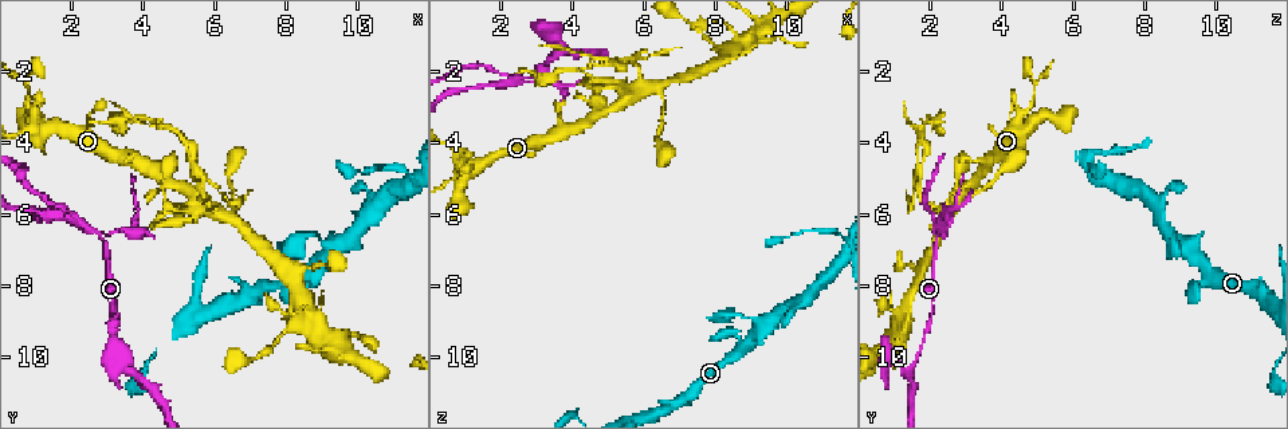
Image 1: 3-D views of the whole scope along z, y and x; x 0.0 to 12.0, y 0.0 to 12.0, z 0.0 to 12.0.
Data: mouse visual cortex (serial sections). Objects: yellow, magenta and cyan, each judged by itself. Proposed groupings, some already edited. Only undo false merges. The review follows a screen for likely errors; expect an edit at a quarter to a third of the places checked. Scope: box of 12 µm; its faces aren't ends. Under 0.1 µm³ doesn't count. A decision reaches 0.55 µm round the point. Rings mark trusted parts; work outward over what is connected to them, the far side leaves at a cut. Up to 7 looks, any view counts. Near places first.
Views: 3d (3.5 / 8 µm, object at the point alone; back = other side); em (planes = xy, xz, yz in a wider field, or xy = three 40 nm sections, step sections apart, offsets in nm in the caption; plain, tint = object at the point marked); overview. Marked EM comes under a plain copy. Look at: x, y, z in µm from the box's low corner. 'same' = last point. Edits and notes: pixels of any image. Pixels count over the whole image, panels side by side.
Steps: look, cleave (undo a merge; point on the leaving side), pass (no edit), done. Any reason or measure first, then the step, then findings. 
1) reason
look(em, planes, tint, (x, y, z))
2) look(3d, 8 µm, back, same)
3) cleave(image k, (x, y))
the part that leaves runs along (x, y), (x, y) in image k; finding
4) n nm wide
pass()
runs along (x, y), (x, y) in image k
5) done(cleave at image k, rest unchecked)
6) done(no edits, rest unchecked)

sudden change in width
look(3d, 3.5 µm, (8.6, 6.6, 8.8))

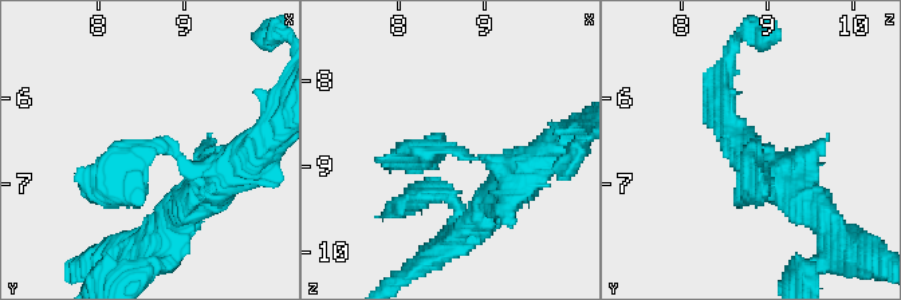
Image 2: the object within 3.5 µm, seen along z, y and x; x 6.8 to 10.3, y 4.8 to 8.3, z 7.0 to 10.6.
shape alone is not enough
look(em, planes, tint, (8.65, 6.55, 8.85))

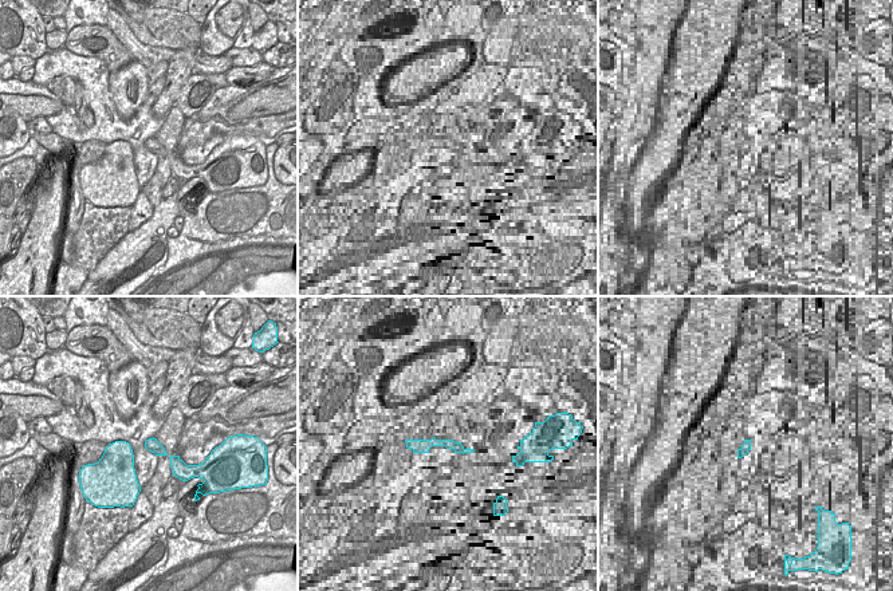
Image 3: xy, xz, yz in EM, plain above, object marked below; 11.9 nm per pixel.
pass()
runs along (148, 444), (165, 453), (181, 472) in image 3; continuous, no second cell

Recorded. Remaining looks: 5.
two arms in line, one across
look(3d, 8 µm, (8.6, 8.8, 1.3))

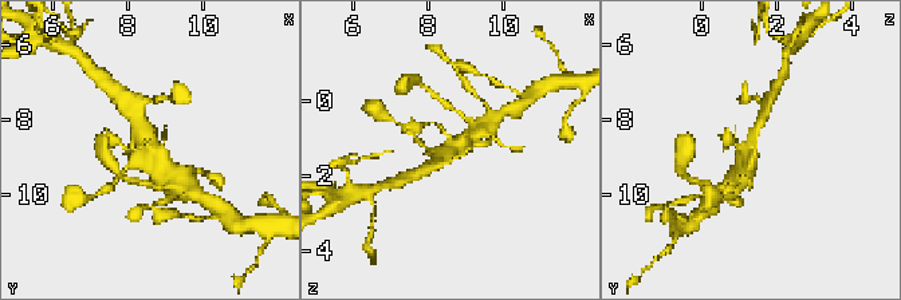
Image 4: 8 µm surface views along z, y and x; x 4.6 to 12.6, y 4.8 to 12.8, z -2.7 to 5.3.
look(3d, 3.5 µm, (8.6, 8.8, 1.2))

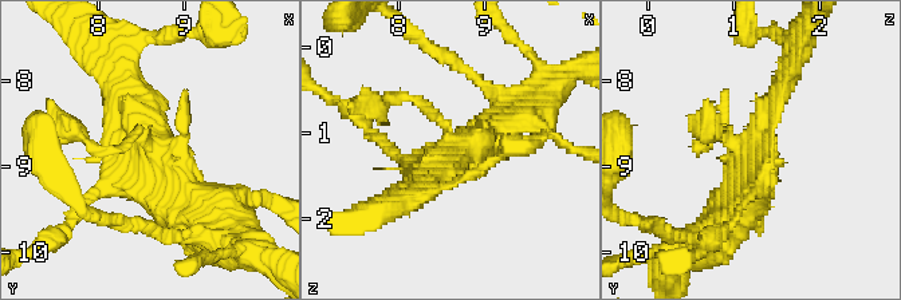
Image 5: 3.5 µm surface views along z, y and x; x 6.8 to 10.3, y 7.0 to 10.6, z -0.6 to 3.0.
pass()
runs along (122, 68), (188, 216) in image 5; all the same cell

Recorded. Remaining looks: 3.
a narrow waist
look(3d, 3.5 µm, (5.6, 5.1, 1.6))

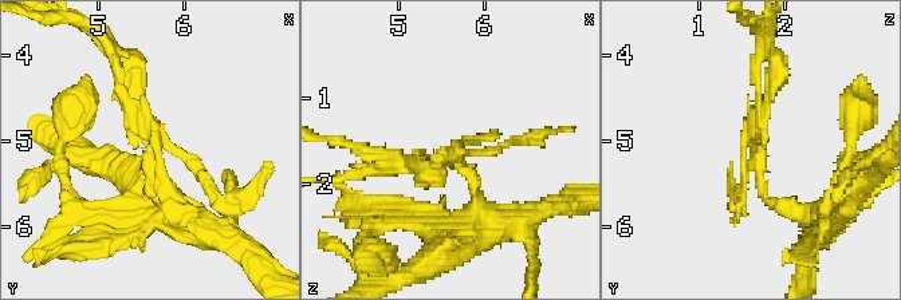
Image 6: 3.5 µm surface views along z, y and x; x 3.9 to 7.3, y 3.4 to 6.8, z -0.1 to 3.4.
shape alone is not enough
look(em, xy, step 2, tint, (5.65, 5.05, 1.70))

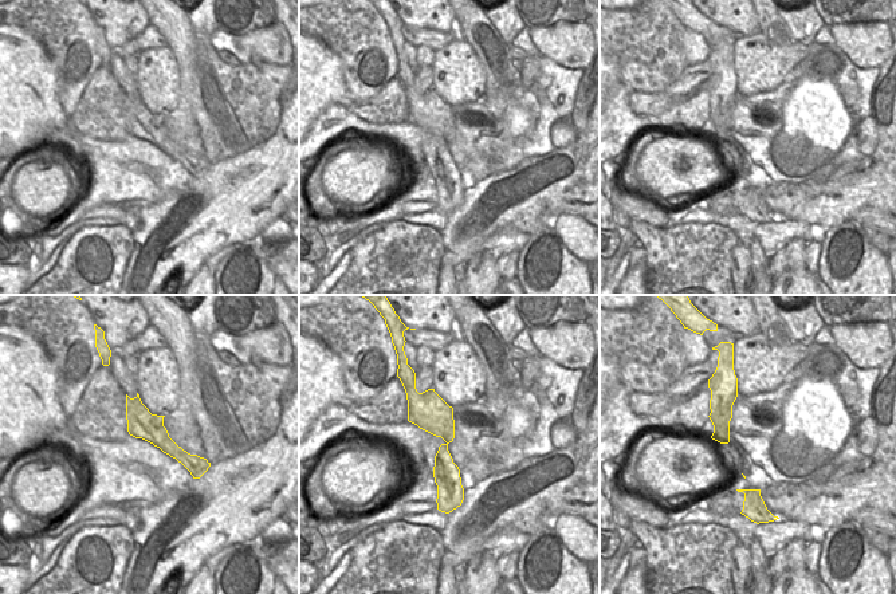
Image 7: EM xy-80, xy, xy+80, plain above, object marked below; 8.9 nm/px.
cleave(image 6, (138, 97))
the part that leaves runs along (157, 142), (129, 60), (99, 35) in image 6; a second cell is stuck on

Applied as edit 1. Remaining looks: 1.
done(cleave at image 6, rest unchecked)

